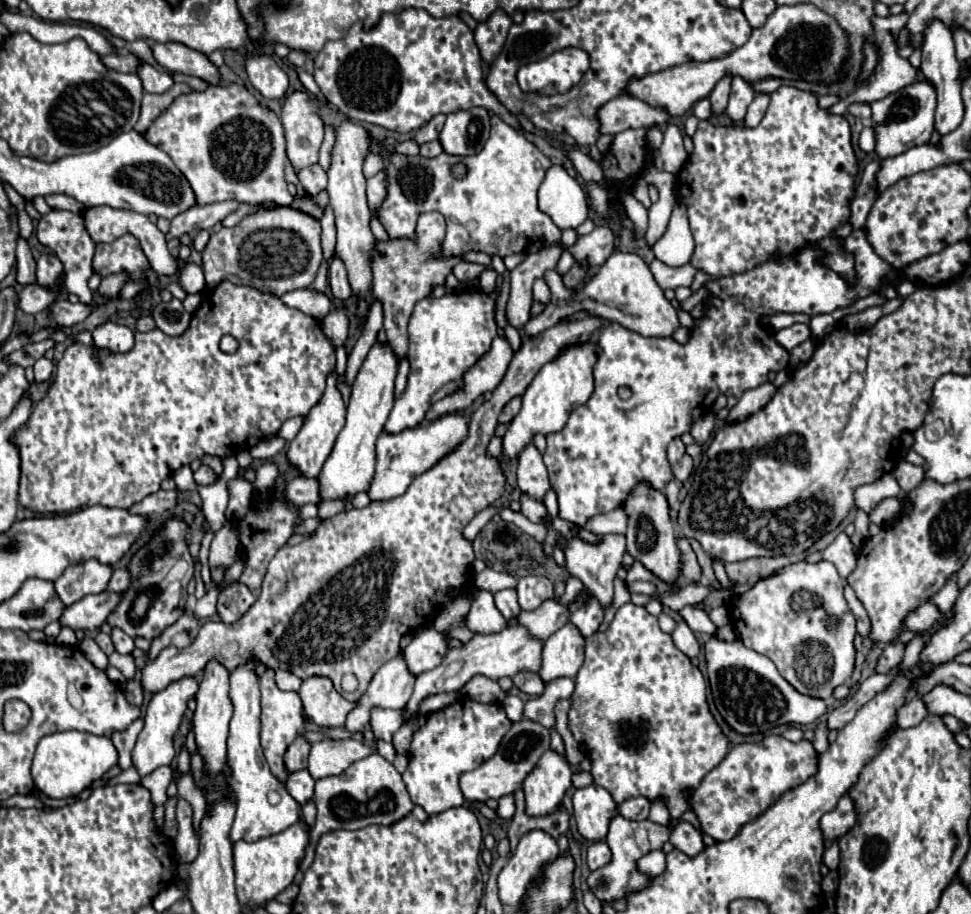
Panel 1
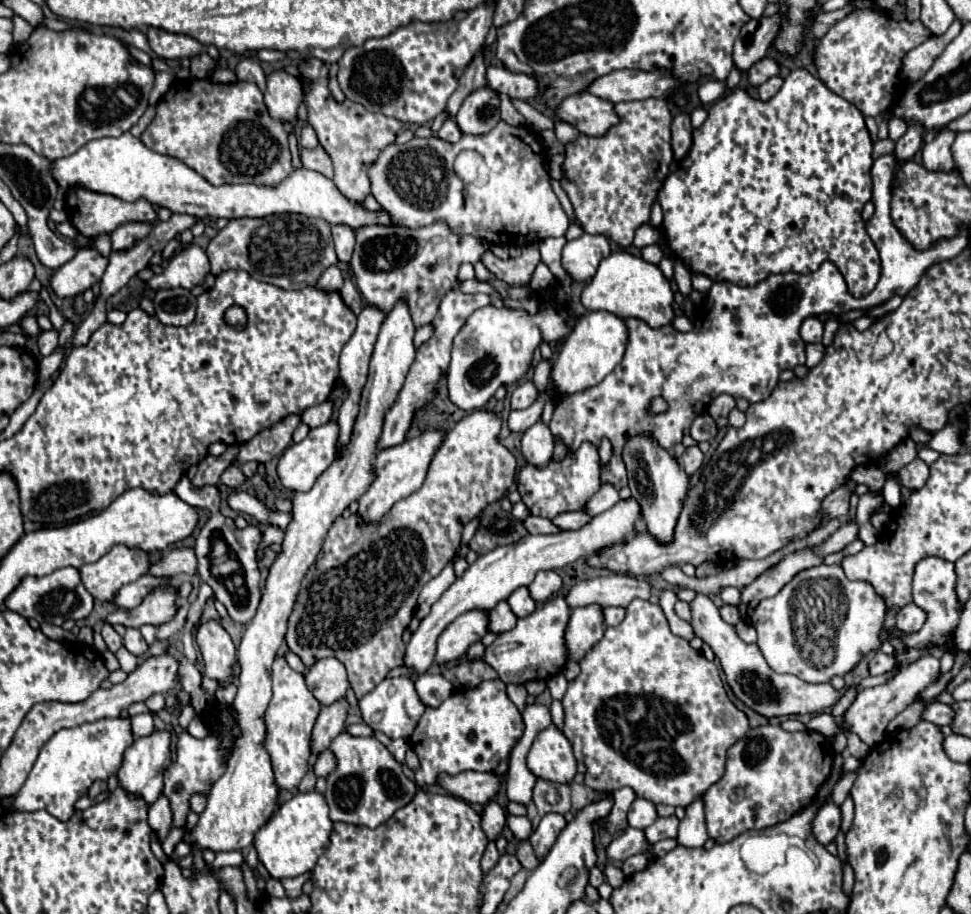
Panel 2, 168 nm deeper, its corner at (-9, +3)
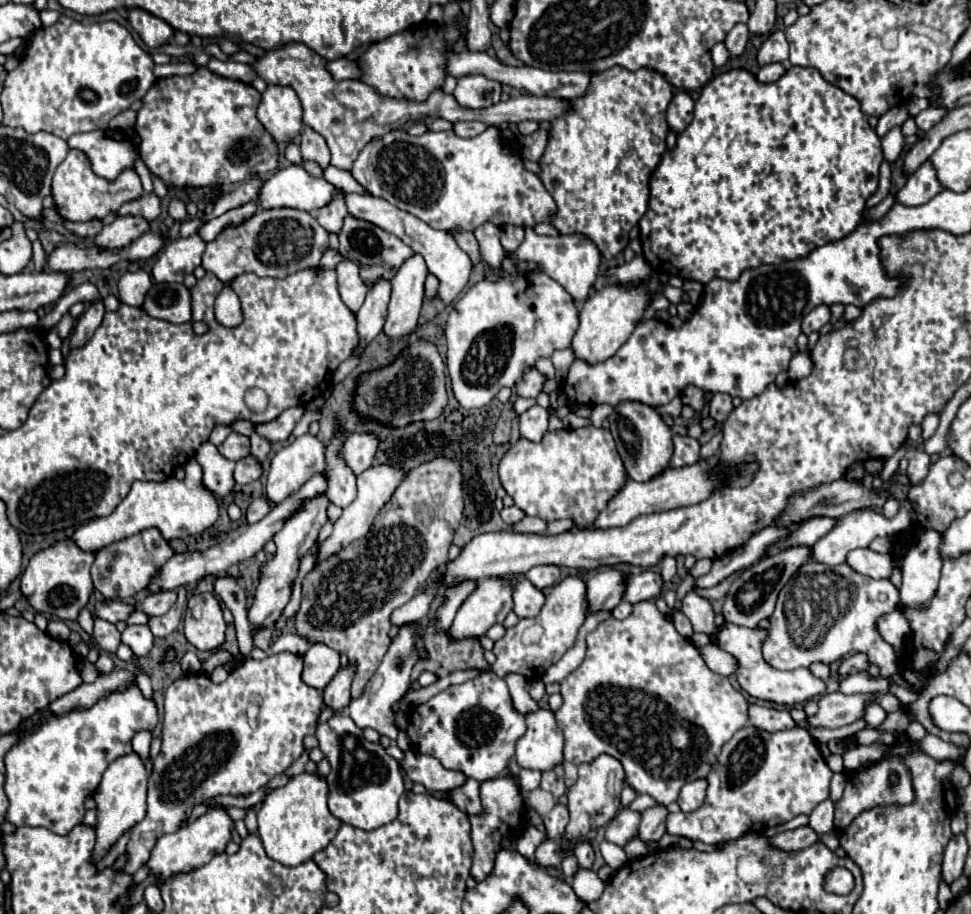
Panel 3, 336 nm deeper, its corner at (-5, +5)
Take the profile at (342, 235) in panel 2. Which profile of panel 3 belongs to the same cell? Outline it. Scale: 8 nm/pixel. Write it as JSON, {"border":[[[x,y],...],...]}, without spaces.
{"border":[[[341,192],[337,196],[337,202],[331,202],[329,206],[325,206],[325,210],[317,210],[317,220],[319,224],[331,232],[331,234],[339,234],[341,228],[343,228],[343,220],[347,216],[347,210],[345,210],[345,202],[341,202]]]}

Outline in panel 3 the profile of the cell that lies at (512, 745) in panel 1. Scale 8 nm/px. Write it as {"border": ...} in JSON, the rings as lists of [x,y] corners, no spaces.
{"border":[[[413,750],[405,752],[401,766],[413,782],[423,784],[429,792],[451,792],[467,782],[467,776],[459,770],[447,770],[433,756],[421,756]]]}

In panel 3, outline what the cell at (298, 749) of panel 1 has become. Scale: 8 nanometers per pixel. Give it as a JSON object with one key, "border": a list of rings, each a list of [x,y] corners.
{"border":[[[341,668],[335,678],[325,686],[323,690],[323,700],[325,700],[325,706],[335,710],[335,712],[343,712],[349,702],[351,702],[351,694],[349,694],[349,688],[351,688],[351,680],[353,680],[353,668]]]}

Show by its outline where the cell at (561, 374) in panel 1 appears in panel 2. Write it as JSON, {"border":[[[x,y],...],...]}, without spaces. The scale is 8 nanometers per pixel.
{"border":[[[593,310],[581,316],[575,322],[569,338],[563,342],[561,352],[553,364],[553,384],[557,392],[573,394],[599,384],[623,360],[627,338],[629,338],[629,330],[625,328],[625,320],[617,314]]]}

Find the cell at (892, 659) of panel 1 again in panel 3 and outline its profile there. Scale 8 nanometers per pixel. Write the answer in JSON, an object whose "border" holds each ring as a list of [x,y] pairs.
{"border":[[[853,654],[841,664],[839,672],[841,672],[841,676],[847,676],[847,674],[869,670],[869,666],[871,666],[871,662],[869,662],[869,658],[865,654]]]}

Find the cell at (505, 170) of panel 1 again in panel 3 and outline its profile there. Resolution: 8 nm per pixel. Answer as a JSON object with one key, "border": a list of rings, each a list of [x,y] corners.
{"border":[[[489,126],[485,132],[481,132],[479,136],[473,136],[473,138],[459,138],[459,136],[455,136],[455,132],[451,132],[451,130],[449,130],[449,132],[425,132],[423,136],[409,136],[405,130],[393,130],[393,132],[389,132],[389,134],[381,136],[381,138],[371,140],[371,142],[361,150],[359,158],[355,160],[355,164],[353,164],[353,168],[351,168],[351,174],[355,176],[355,180],[357,180],[359,184],[363,184],[363,188],[365,188],[371,196],[383,198],[383,200],[387,200],[389,204],[393,204],[393,206],[397,206],[397,208],[401,208],[401,210],[417,216],[419,220],[423,220],[423,222],[429,224],[431,228],[437,228],[437,230],[443,230],[443,232],[449,232],[449,234],[455,234],[455,232],[473,232],[475,228],[479,228],[479,226],[485,224],[485,222],[493,222],[493,224],[499,226],[499,228],[503,228],[503,226],[535,228],[535,226],[541,224],[541,222],[551,222],[551,220],[555,218],[555,214],[557,214],[557,206],[555,206],[551,194],[549,194],[549,192],[545,190],[545,186],[541,184],[539,176],[535,176],[535,174],[531,174],[529,170],[525,170],[523,160],[521,160],[521,156],[519,156],[519,150],[517,150],[513,144],[509,144],[507,138],[503,136],[503,132],[501,132],[499,128],[495,128],[495,126]]]}

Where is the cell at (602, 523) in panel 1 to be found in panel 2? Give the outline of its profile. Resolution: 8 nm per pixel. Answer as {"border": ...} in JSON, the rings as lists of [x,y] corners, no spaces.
{"border":[[[561,512],[551,522],[553,522],[553,526],[557,526],[561,530],[577,530],[583,524],[587,524],[589,520],[591,520],[591,516],[585,512]]]}

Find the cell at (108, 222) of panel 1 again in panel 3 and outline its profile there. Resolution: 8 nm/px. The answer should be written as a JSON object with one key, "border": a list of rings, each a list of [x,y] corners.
{"border":[[[69,150],[67,158],[59,164],[53,176],[53,200],[55,208],[61,218],[71,222],[89,222],[89,220],[103,220],[107,214],[117,212],[125,202],[137,200],[143,196],[141,180],[137,172],[125,170],[117,182],[105,182],[97,178],[89,166],[89,160],[79,150]]]}

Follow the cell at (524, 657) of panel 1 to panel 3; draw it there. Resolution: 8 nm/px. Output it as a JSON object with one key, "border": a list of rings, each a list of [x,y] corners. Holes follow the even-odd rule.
{"border":[[[567,576],[565,580],[561,580],[559,584],[555,584],[551,588],[551,592],[547,594],[547,600],[539,612],[537,618],[523,618],[519,620],[517,626],[509,628],[505,632],[505,636],[501,640],[495,642],[493,646],[493,654],[497,656],[495,664],[491,666],[491,672],[495,672],[499,678],[505,678],[509,674],[521,674],[525,676],[529,682],[531,680],[541,680],[543,672],[555,664],[575,642],[577,630],[581,628],[581,624],[585,622],[585,614],[587,612],[587,600],[585,600],[585,582],[581,578],[575,576]],[[537,624],[543,626],[543,636],[537,644],[531,646],[523,646],[521,644],[521,634],[525,628]]]}

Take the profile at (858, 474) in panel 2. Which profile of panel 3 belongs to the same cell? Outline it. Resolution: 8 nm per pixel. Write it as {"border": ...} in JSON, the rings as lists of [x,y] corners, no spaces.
{"border":[[[917,450],[911,458],[909,458],[909,468],[907,468],[907,478],[911,484],[919,484],[925,480],[927,472],[929,472],[929,454],[925,454],[923,450]]]}

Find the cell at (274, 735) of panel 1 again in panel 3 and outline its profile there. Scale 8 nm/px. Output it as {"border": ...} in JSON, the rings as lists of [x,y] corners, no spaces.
{"border":[[[279,652],[263,660],[247,660],[237,664],[229,672],[223,684],[213,684],[207,674],[197,672],[173,682],[165,694],[165,724],[161,752],[153,762],[153,774],[149,778],[147,792],[147,816],[131,828],[129,852],[129,874],[133,874],[149,854],[157,838],[179,830],[181,824],[191,816],[195,804],[219,794],[251,794],[269,784],[275,776],[283,774],[303,752],[303,738],[313,734],[317,718],[323,710],[323,698],[317,690],[301,680],[303,660],[291,652]]]}

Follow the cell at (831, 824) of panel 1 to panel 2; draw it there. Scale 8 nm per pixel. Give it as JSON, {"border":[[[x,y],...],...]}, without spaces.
{"border":[[[827,800],[819,808],[817,816],[813,818],[813,824],[811,824],[813,836],[817,842],[827,846],[835,838],[835,834],[839,832],[839,826],[841,826],[841,810],[831,800]]]}

